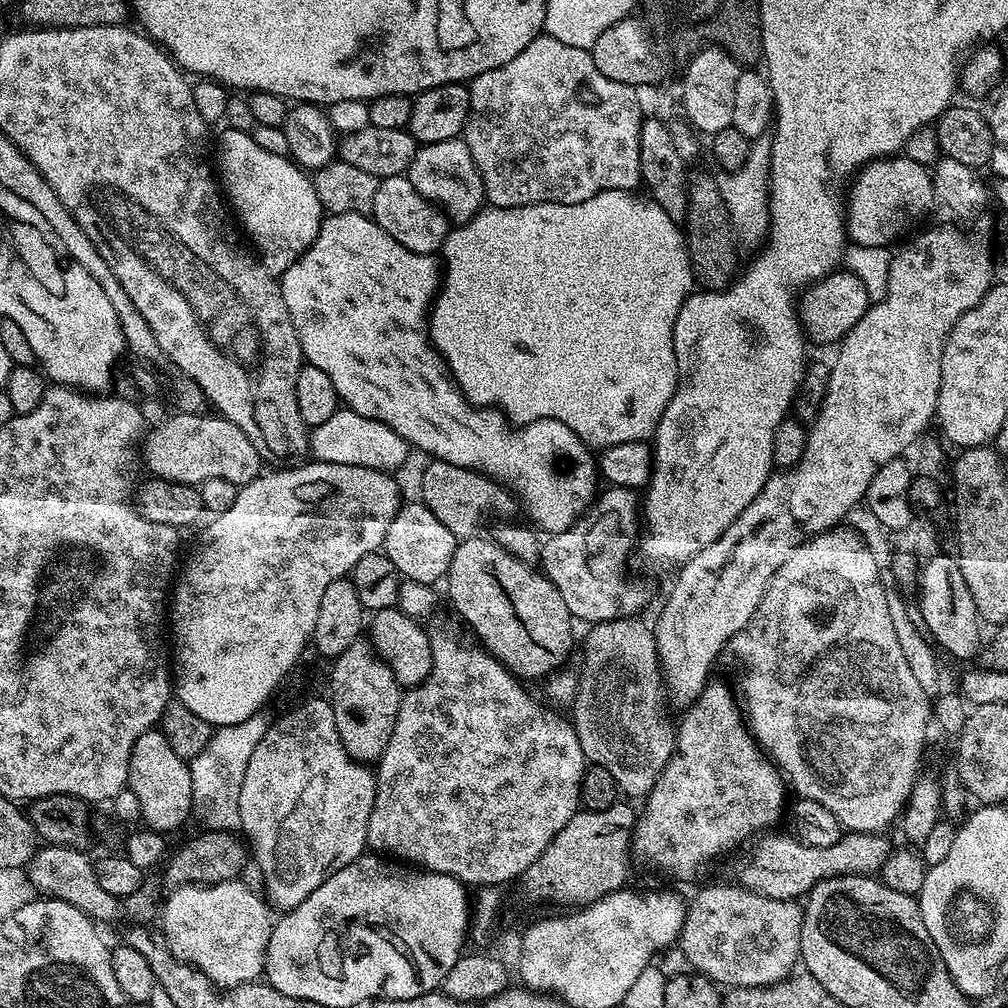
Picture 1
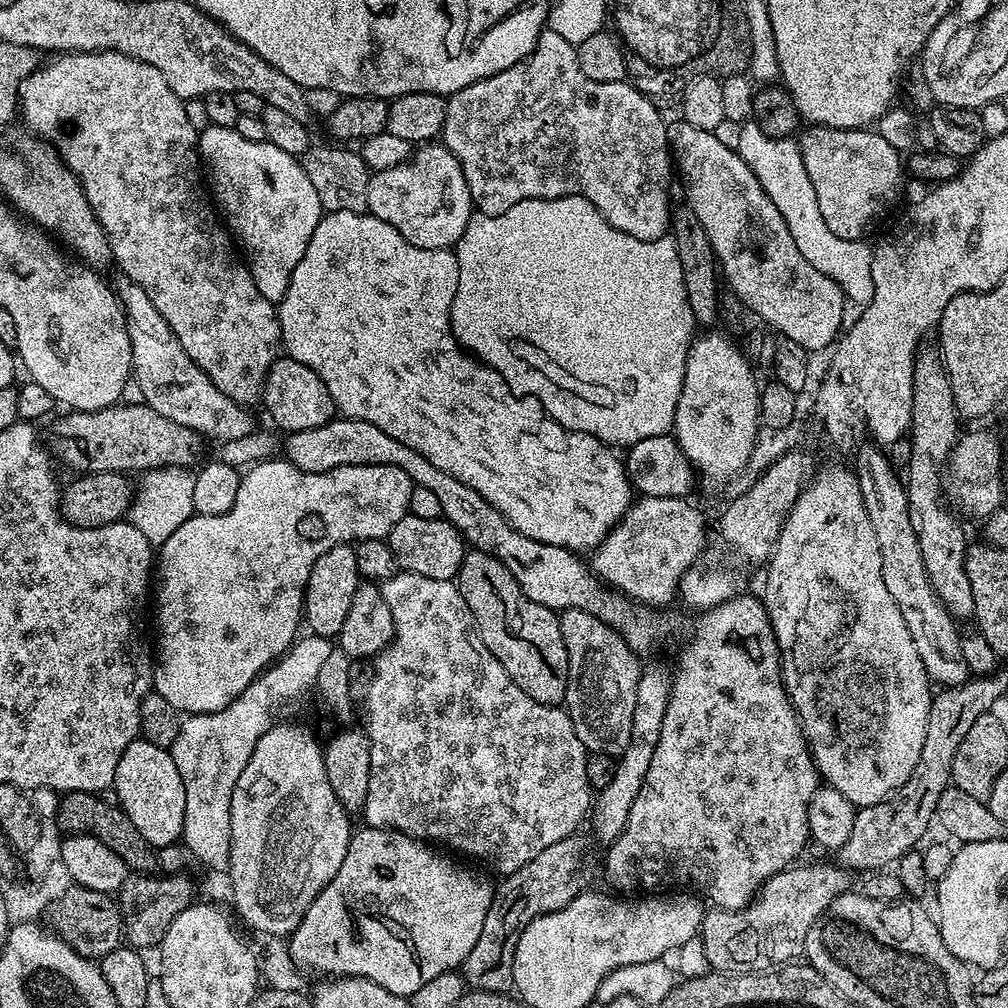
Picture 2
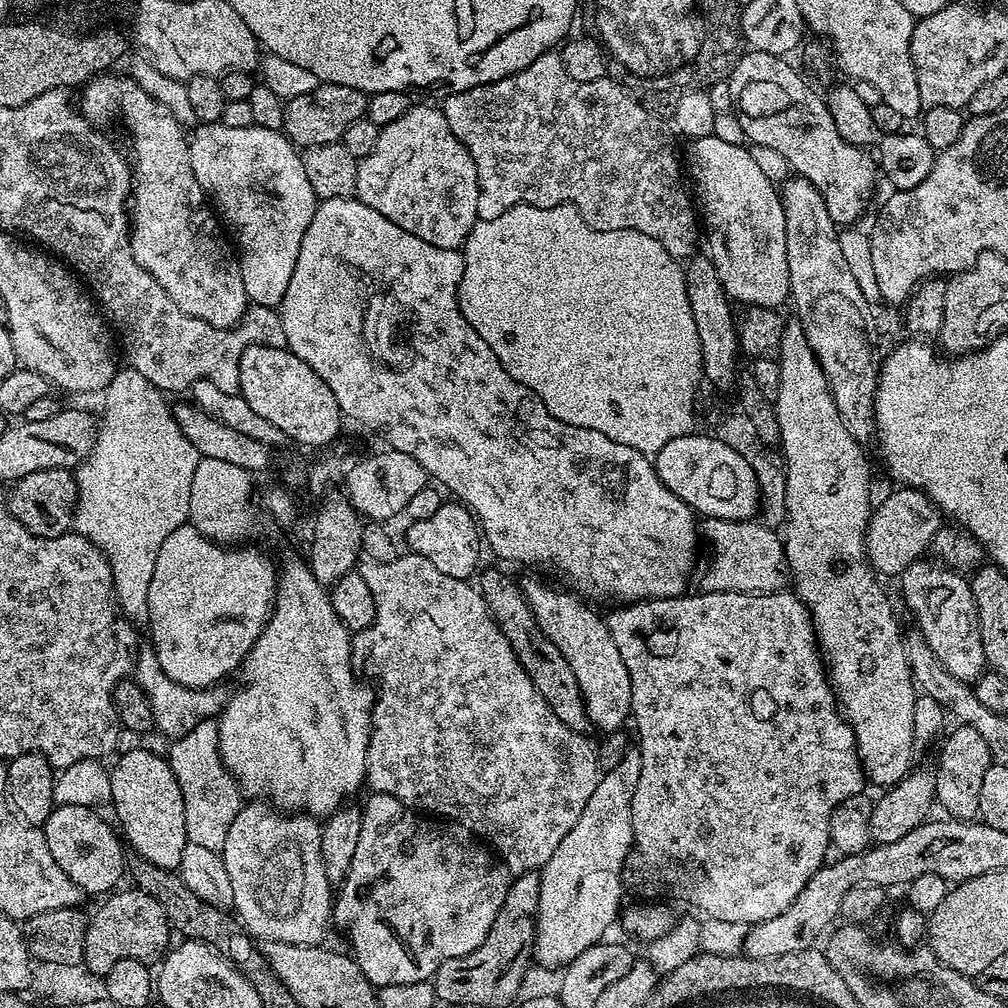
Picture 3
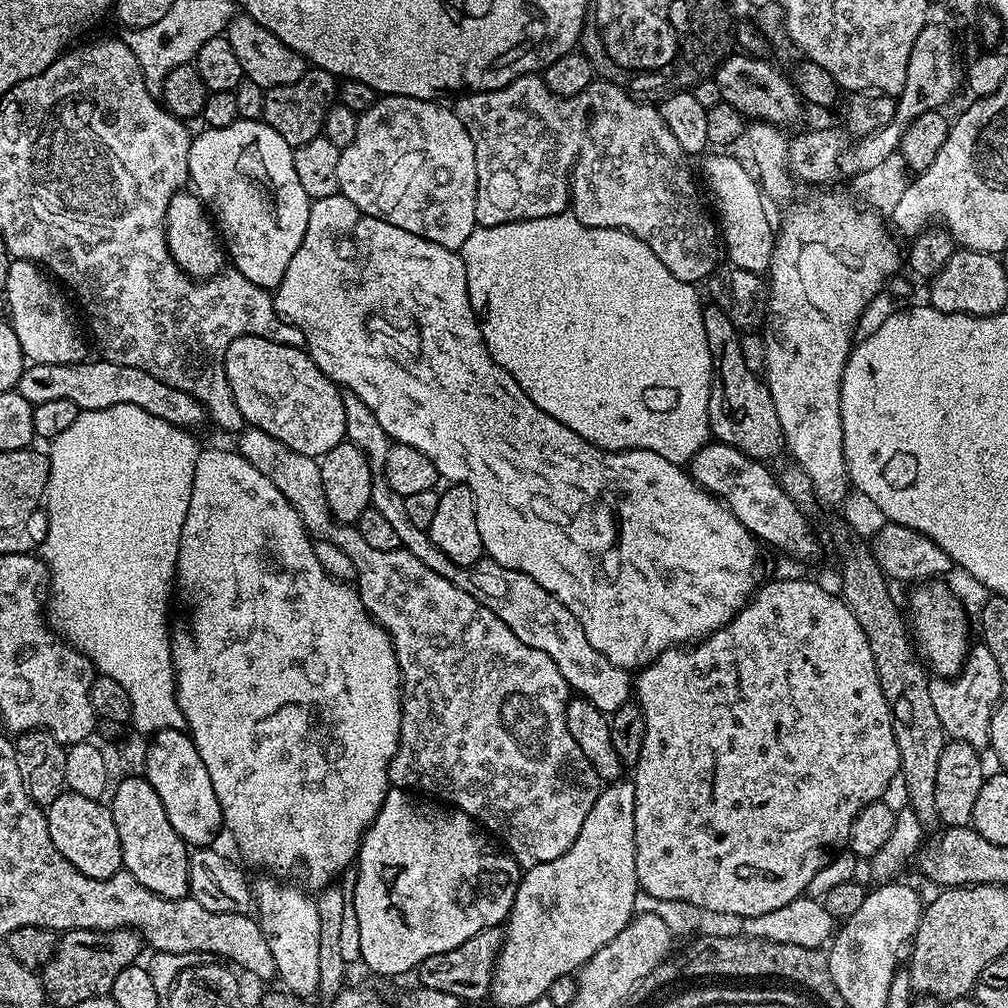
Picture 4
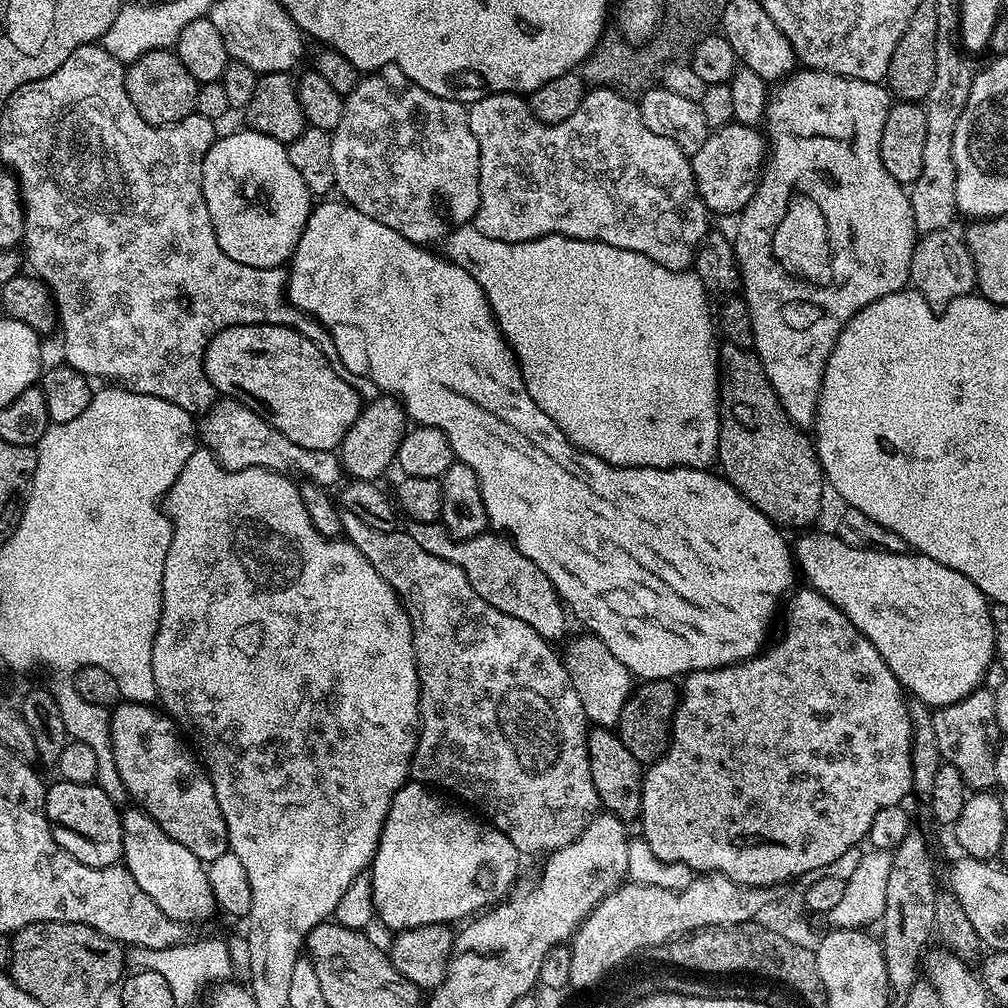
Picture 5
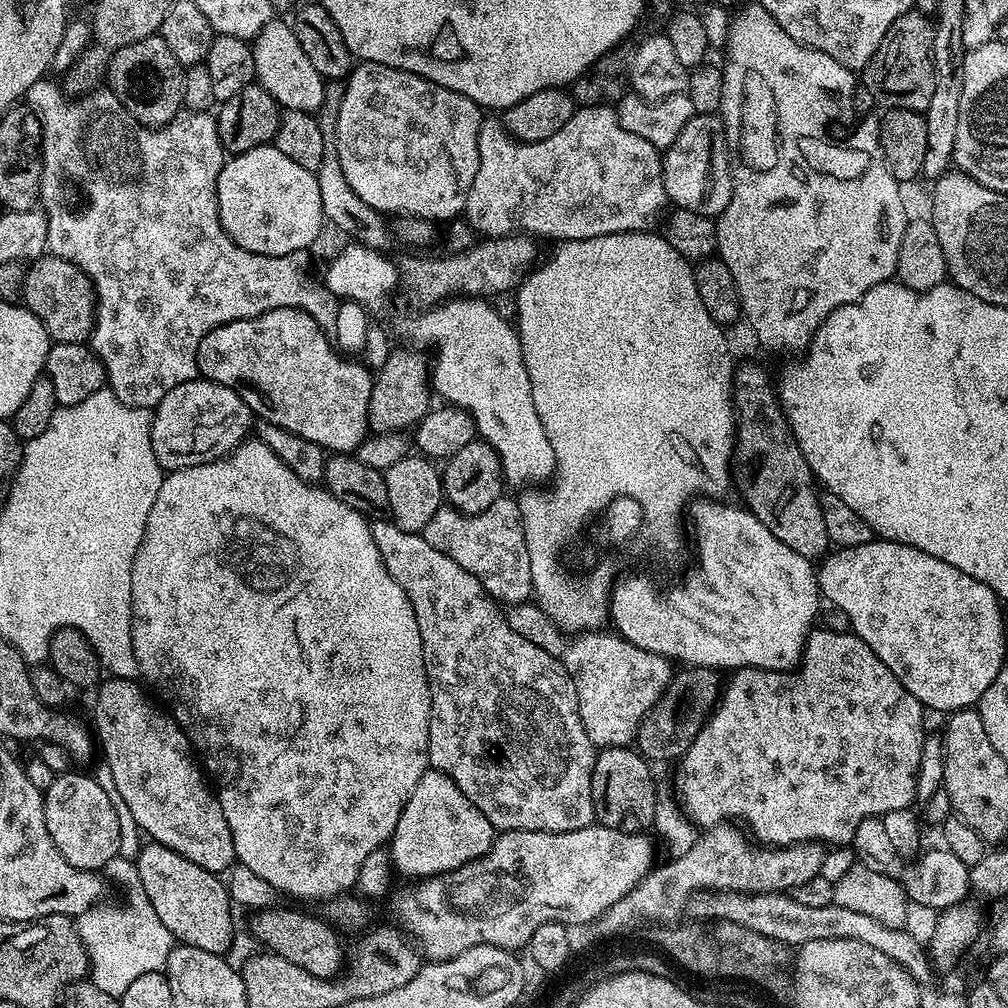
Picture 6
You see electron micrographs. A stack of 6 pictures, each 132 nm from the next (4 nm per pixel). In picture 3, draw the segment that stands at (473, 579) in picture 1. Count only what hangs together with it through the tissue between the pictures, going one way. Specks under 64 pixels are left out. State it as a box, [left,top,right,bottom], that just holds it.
[478,568,590,733]

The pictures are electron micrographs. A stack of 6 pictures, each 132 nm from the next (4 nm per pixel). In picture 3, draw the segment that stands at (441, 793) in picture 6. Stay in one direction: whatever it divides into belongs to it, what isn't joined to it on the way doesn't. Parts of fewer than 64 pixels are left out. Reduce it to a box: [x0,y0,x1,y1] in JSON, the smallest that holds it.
[332,792,514,986]

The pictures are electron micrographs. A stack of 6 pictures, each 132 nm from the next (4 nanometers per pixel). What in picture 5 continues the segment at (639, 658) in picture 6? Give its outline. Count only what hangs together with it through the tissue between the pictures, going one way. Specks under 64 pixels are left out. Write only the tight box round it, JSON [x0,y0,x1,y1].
[562,634,634,727]

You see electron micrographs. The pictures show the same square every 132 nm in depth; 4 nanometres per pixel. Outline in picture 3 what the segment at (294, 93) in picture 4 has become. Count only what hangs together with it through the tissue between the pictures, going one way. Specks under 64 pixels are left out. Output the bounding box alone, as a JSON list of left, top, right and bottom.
[283,82,368,150]

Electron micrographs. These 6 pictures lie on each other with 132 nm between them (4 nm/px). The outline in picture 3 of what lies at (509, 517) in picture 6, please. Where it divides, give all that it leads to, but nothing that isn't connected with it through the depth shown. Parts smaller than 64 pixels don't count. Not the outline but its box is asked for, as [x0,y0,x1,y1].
[522,580,632,734]

